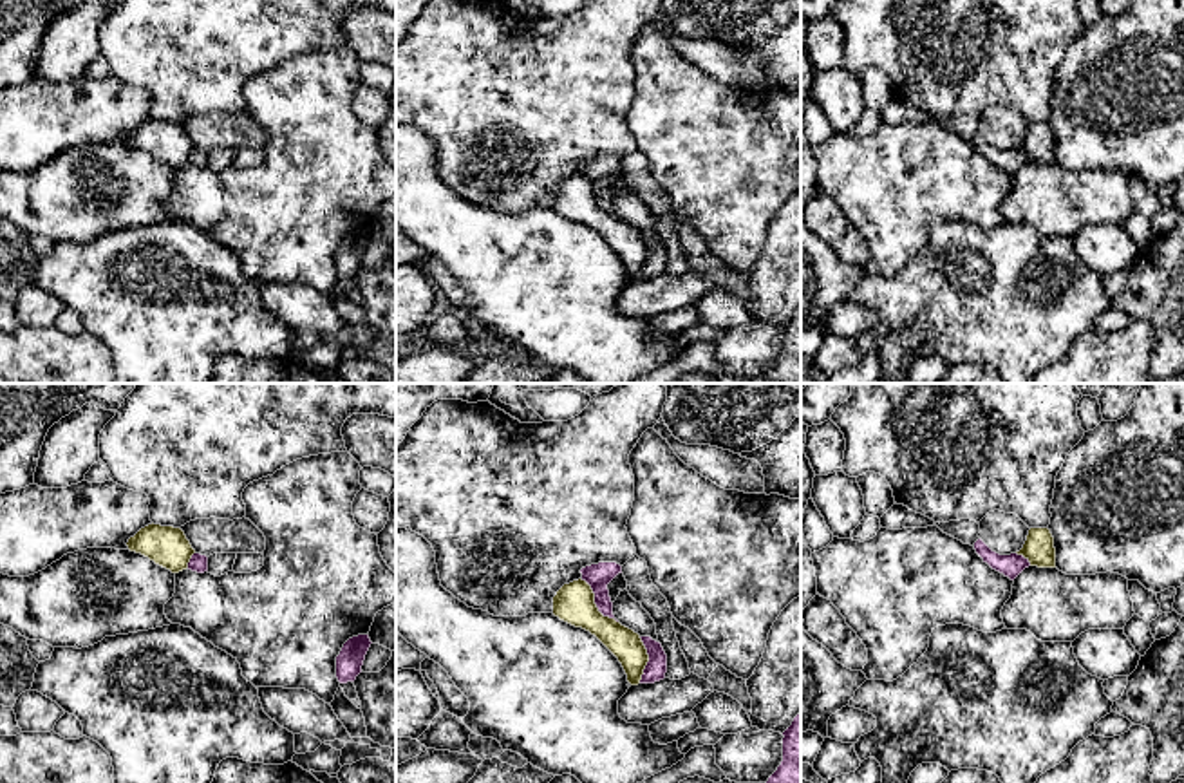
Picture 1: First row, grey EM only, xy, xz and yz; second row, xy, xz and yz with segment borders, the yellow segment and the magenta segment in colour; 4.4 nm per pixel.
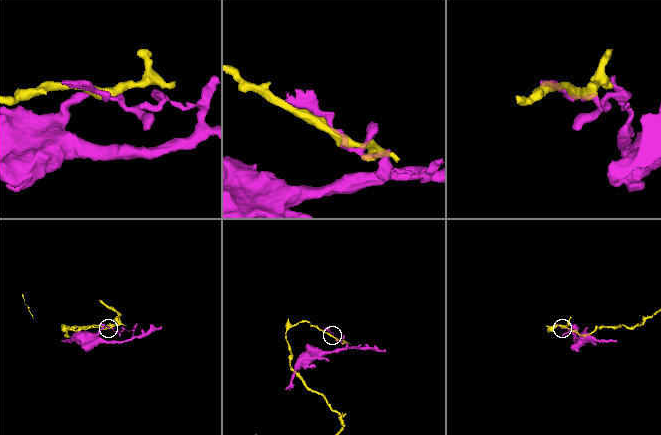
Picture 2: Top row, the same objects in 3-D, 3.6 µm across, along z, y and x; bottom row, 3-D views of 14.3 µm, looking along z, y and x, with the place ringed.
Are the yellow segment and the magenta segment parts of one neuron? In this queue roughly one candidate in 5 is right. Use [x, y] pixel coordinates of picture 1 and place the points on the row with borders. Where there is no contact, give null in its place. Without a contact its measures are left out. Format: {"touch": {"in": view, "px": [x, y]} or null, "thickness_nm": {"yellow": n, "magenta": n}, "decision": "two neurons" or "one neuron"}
{"touch": {"in": "xz", "px": [593, 603]}, "thickness_nm": {"yellow": 180, "magenta": 110}, "decision": "two neurons"}

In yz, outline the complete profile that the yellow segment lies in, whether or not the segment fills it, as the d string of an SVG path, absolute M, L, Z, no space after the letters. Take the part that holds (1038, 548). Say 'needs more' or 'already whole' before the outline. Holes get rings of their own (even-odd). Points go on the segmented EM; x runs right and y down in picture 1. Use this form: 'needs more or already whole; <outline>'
already whole; M1030 528L1027 541L1018 555L1023 555L1030 566L1056 568L1054 537L1048 528Z

